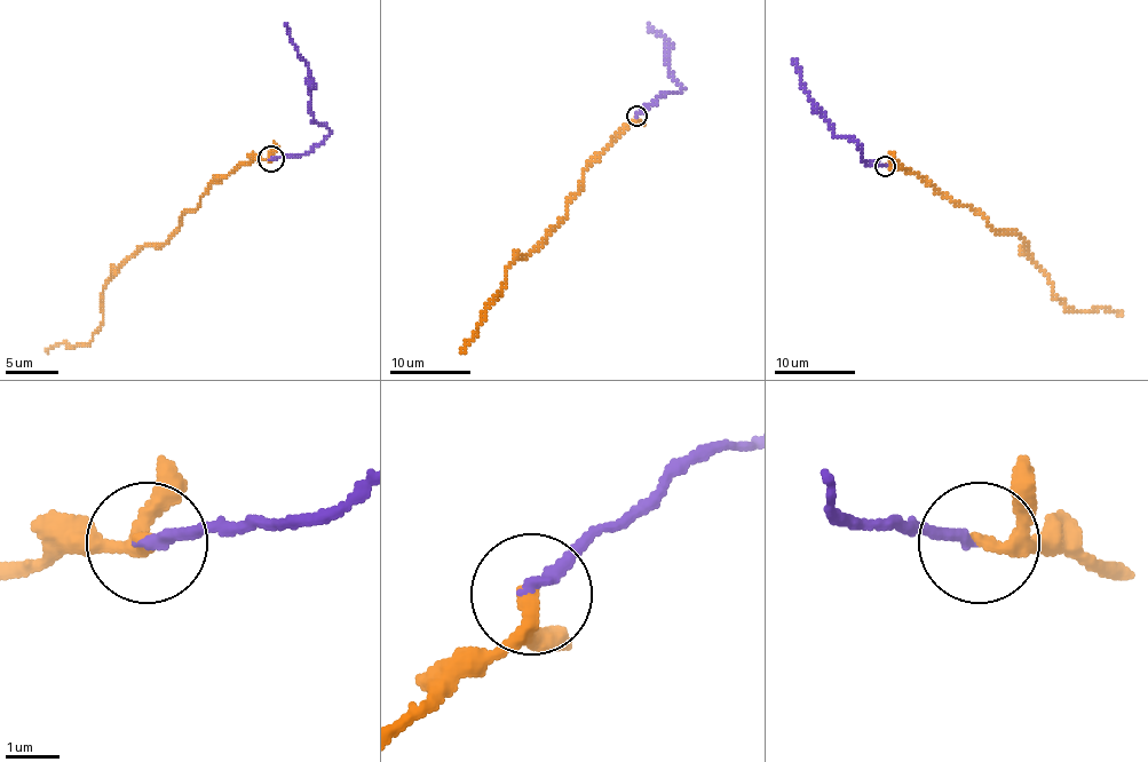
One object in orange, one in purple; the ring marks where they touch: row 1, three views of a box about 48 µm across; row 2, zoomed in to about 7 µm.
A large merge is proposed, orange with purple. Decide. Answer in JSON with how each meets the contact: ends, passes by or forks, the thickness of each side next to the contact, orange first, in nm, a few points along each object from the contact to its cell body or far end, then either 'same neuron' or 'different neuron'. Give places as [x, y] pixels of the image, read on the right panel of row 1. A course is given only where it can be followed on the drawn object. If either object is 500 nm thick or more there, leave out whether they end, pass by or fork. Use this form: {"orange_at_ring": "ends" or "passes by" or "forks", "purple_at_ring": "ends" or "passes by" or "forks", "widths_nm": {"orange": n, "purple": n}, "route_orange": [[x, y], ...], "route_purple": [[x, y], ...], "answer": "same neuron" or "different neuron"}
{"orange_at_ring": "passes by", "purple_at_ring": "ends", "widths_nm": {"orange": 240, "purple": 220}, "route_orange": [[885, 166], [901, 166], [976, 211], [999, 231], [1015, 233], [1066, 308], [1109, 308], [1123, 317]], "route_purple": [[885, 166], [867, 164], [858, 145], [832, 132], [832, 124], [801, 85], [793, 61]], "answer": "same neuron"}

